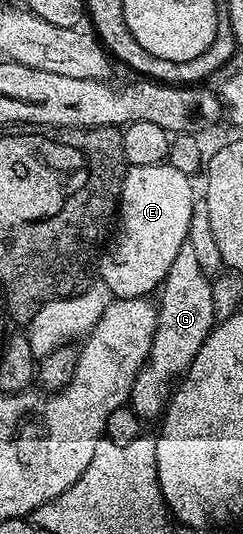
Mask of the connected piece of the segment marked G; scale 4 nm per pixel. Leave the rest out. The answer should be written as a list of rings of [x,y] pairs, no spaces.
[[[187,242],[182,245],[182,249],[178,249],[178,257],[174,257],[170,273],[166,273],[159,295],[152,348],[144,368],[136,374],[130,396],[132,410],[144,421],[159,420],[163,416],[174,384],[192,364],[198,349],[202,349],[218,319],[214,309],[212,279],[202,269],[202,265],[198,265],[198,257]]]

